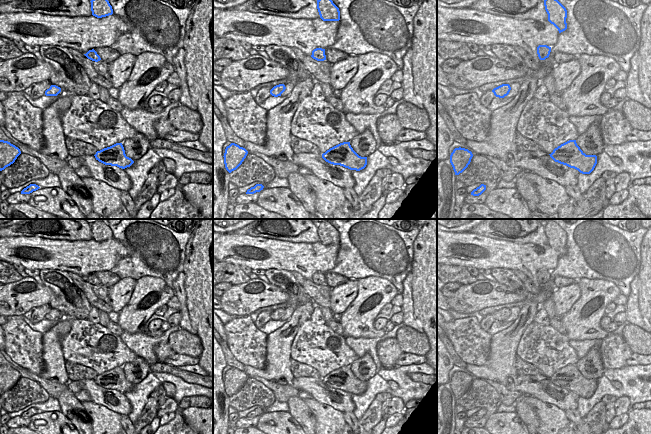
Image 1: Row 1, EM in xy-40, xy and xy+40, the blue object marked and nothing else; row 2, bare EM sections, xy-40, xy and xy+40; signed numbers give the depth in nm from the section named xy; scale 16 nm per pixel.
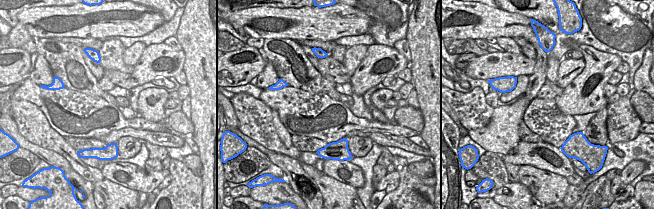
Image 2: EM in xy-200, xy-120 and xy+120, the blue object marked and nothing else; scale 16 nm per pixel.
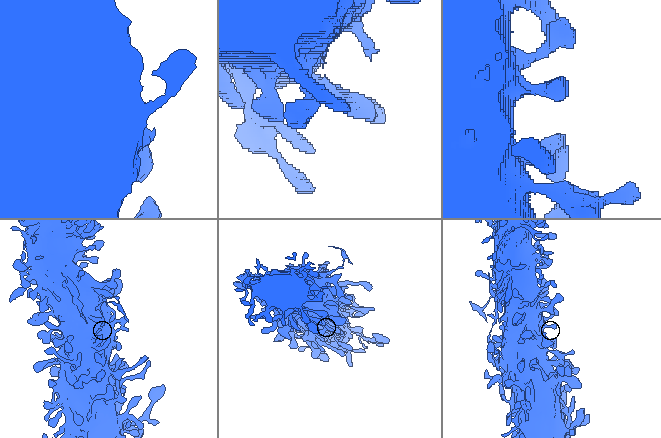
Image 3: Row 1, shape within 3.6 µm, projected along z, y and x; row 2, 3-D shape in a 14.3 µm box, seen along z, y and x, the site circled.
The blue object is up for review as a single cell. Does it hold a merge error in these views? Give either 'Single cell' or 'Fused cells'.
Single cell.

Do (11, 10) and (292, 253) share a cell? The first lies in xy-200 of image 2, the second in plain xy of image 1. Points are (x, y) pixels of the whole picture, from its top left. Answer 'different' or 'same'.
different

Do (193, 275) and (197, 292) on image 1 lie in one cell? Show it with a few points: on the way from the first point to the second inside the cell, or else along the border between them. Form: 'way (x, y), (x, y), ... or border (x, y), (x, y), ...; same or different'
way (197, 279), (197, 288); same

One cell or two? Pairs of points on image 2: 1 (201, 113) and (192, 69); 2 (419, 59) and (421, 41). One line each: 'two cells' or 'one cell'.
1: one cell
2: one cell

